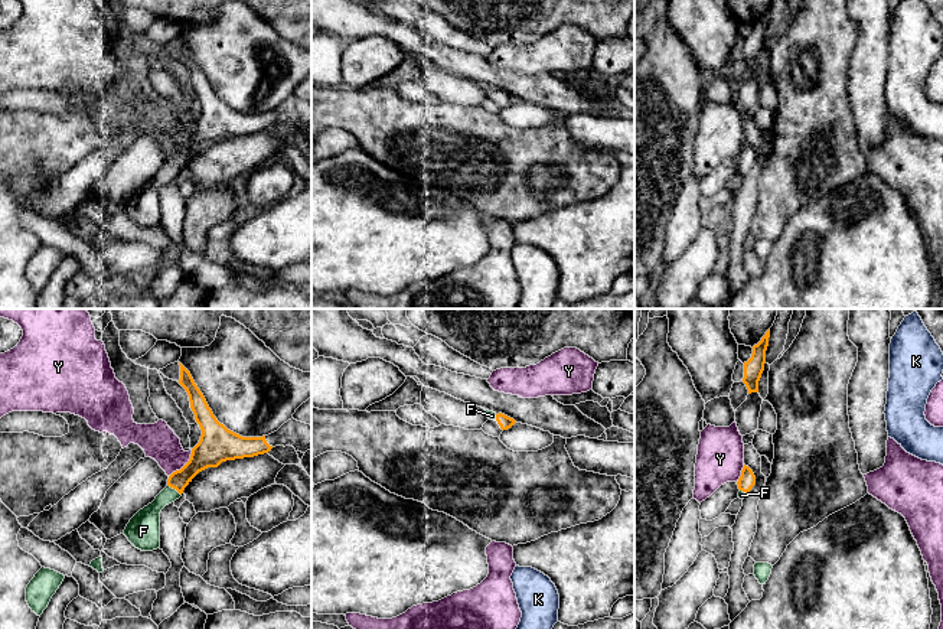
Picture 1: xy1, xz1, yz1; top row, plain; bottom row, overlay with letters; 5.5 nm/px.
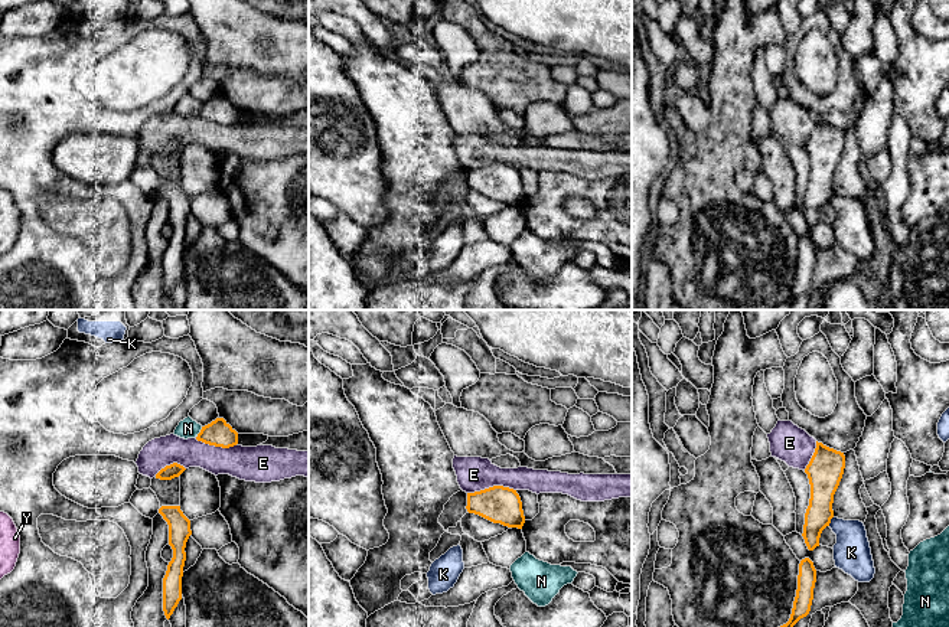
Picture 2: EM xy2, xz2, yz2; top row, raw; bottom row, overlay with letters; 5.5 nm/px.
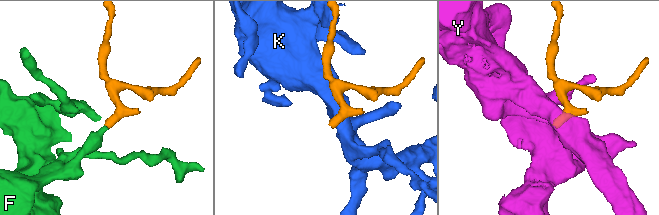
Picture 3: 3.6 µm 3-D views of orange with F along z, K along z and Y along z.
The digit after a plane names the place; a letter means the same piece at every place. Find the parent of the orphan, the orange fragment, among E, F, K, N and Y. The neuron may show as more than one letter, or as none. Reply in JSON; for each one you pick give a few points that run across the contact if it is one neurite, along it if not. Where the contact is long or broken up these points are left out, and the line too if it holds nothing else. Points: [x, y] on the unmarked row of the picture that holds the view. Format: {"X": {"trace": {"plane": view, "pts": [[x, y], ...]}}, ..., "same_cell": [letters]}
{"F": {"trace": {"plane": "xy1", "pts": [[205, 132], [175, 165], [152, 188], [146, 199]]}}, "same_cell": ["F"]}

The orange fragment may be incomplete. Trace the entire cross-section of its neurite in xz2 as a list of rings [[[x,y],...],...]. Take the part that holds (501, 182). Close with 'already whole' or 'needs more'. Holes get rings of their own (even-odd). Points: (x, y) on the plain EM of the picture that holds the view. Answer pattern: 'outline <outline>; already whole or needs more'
outline [[[493,163],[480,169],[467,170],[469,190],[479,192],[493,200],[522,206],[525,193],[516,167]]]; already whole

